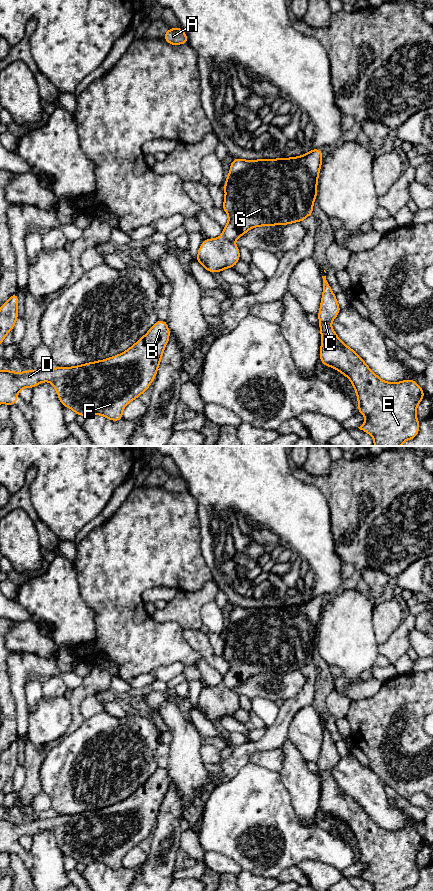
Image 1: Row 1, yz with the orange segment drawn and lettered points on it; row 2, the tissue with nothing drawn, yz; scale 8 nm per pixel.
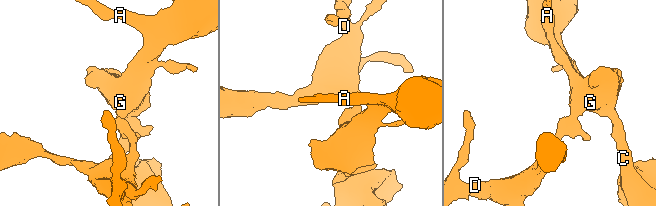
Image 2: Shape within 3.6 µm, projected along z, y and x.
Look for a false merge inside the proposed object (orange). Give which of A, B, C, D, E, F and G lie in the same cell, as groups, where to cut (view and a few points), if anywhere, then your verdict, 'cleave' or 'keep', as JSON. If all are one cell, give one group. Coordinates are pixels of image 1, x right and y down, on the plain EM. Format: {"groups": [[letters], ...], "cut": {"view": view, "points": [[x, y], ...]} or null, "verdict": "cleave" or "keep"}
{"groups": [["A", "B", "C", "D", "E", "F", "G"]], "cut": null, "verdict": "keep"}

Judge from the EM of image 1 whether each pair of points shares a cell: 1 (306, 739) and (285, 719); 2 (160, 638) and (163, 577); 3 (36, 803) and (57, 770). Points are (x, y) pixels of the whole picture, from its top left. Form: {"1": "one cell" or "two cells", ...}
{"1": "two cells", "2": "one cell", "3": "two cells"}

